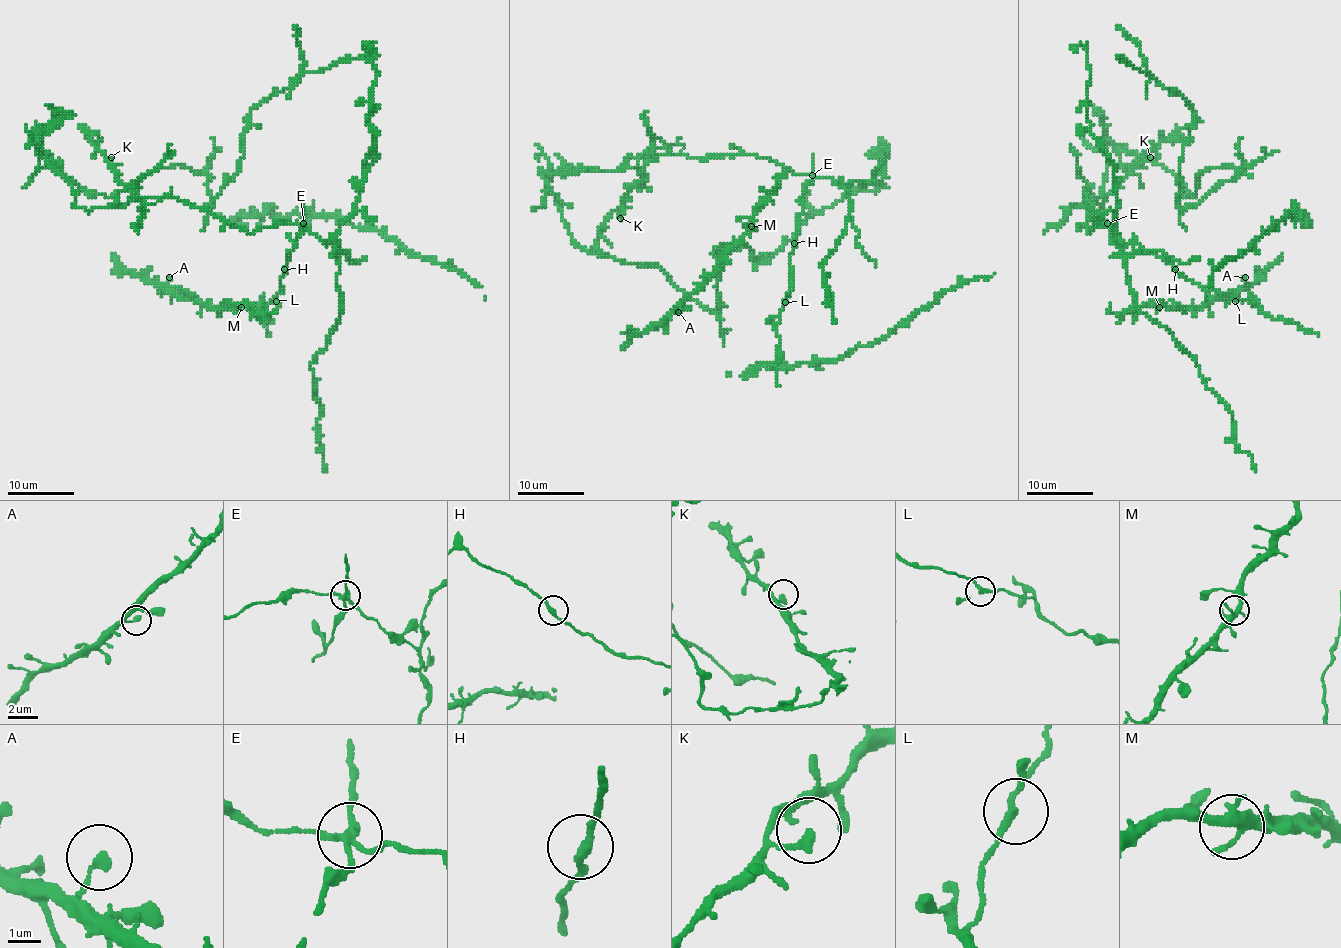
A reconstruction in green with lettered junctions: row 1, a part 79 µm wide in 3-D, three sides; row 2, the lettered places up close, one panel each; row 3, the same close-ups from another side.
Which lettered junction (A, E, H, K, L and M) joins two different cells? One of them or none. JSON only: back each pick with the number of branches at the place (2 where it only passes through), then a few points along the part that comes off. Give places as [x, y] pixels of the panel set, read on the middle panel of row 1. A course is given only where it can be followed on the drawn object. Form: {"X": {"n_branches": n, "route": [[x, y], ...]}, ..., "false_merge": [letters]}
{"E": {"n_branches": 4, "route": [[812, 175], [645, 152], [546, 172], [577, 244], [713, 310], [719, 246], [761, 261], [890, 188]]}, "false_merge": ["E"]}

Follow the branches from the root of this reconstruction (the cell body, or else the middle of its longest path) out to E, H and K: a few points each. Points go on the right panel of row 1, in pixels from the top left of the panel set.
E: (1104, 180), (1103, 210), (1084, 198), (1091, 203), (1086, 228), (1091, 233), (1093, 228), (1107, 223)
H: (1104, 180), (1103, 210), (1084, 198), (1091, 203), (1088, 231), (1106, 221), (1124, 244), (1137, 243), (1175, 269)
K: (1104, 180), (1101, 187), (1103, 210), (1093, 200), (1084, 198), (1089, 203), (1093, 198), (1106, 196), (1150, 157)

